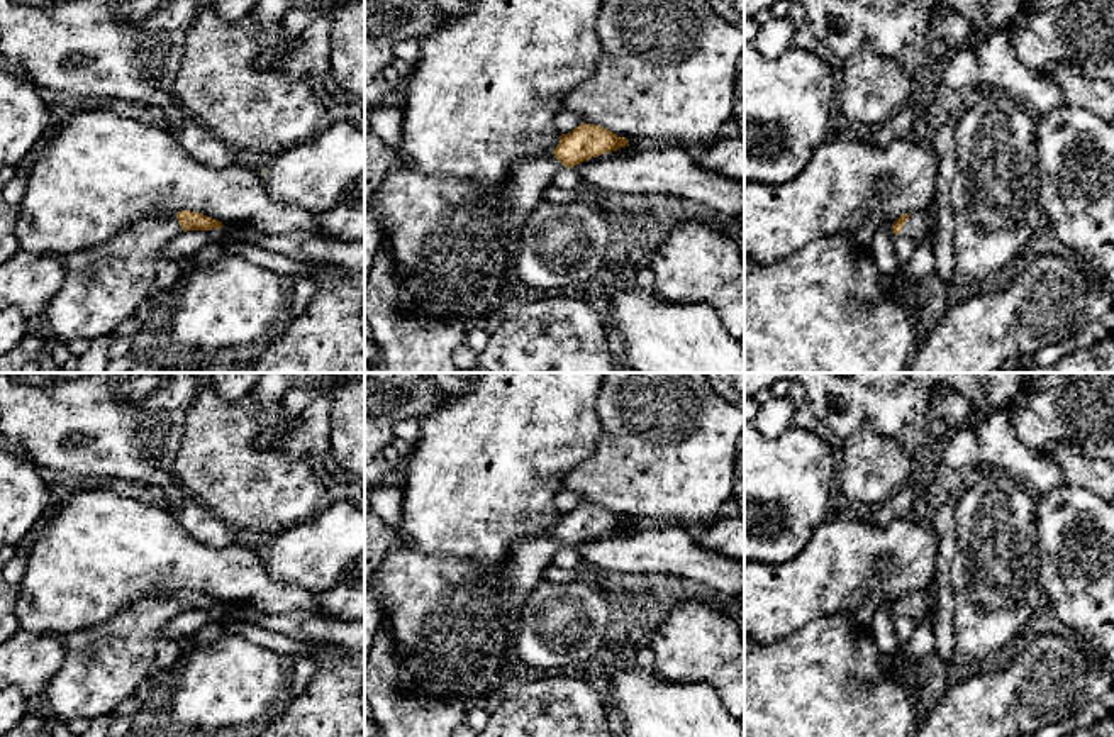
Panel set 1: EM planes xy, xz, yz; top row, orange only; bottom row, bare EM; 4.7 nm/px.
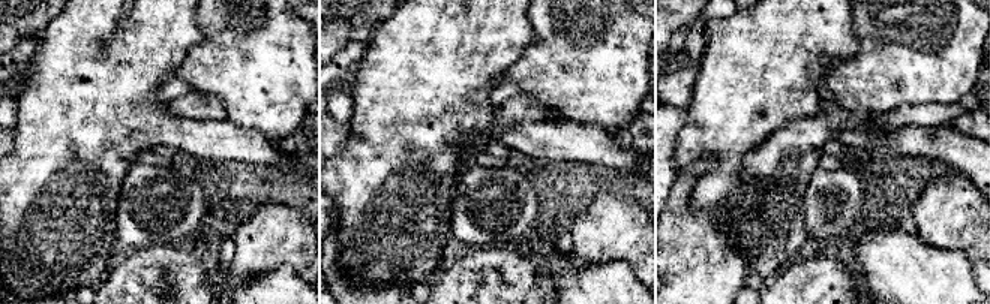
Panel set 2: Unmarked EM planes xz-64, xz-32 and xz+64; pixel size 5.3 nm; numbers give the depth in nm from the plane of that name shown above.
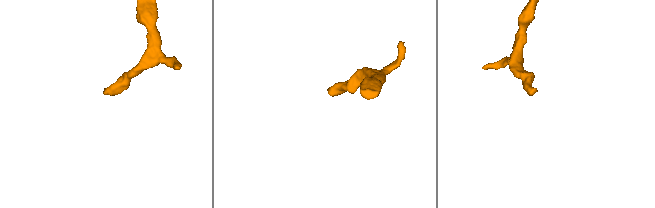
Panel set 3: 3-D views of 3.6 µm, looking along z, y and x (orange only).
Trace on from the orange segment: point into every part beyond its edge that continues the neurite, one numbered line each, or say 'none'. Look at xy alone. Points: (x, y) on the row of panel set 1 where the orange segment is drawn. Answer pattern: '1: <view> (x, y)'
1: xy (104, 285)

